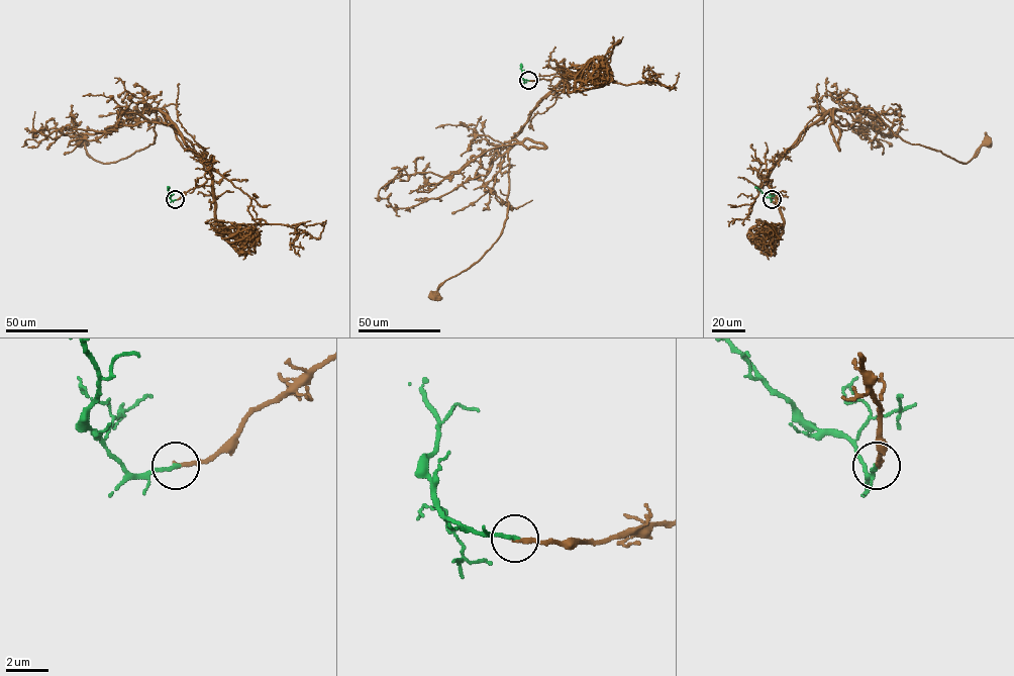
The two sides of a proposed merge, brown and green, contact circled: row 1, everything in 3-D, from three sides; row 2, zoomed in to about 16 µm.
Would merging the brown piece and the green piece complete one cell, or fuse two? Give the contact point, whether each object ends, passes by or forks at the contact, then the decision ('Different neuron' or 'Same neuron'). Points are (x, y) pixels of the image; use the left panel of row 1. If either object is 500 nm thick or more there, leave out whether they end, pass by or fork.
Place: (175, 199). At the ring brown ends. At the ring green ends. Same neuron

